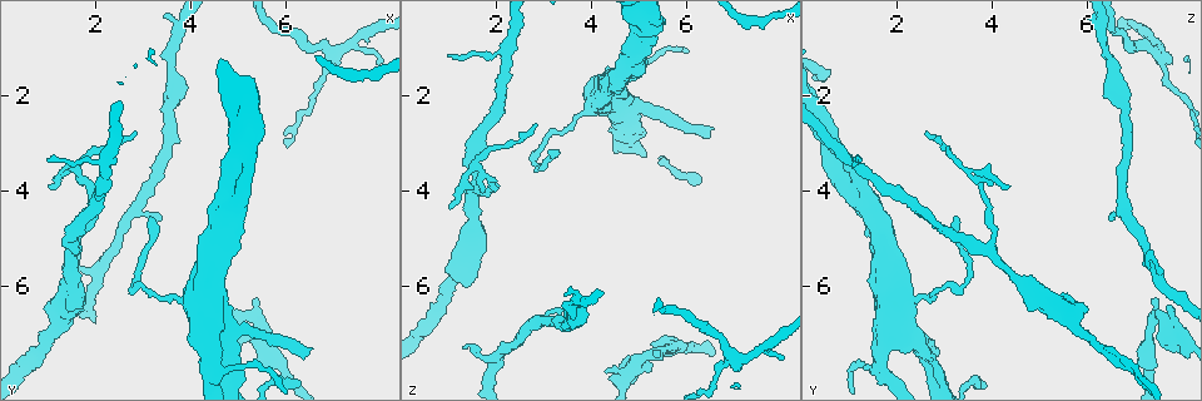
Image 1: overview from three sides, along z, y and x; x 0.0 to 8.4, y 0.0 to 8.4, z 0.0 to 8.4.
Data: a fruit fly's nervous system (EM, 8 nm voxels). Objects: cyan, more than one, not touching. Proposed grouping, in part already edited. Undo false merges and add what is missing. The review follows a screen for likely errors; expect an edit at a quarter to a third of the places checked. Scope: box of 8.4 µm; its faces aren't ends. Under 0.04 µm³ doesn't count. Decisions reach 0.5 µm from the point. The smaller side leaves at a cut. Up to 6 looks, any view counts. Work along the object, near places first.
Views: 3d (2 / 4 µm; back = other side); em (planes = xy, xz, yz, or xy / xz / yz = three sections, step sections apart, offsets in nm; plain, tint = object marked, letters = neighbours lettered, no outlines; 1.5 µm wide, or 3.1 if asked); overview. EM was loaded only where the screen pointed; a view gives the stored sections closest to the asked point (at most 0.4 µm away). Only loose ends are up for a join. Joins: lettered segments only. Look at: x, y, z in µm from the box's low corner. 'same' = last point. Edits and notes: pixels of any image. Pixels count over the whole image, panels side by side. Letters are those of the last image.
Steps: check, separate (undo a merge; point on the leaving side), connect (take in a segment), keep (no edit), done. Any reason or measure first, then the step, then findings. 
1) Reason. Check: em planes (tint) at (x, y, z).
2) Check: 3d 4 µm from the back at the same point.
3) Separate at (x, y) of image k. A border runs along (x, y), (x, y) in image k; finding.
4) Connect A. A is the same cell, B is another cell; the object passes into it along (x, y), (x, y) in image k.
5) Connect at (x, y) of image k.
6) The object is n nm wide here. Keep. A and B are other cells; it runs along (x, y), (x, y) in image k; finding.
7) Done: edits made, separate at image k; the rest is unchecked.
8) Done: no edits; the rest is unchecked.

Free end. Check: 3d 2 µm at (1.30, 5.60, 7.30).

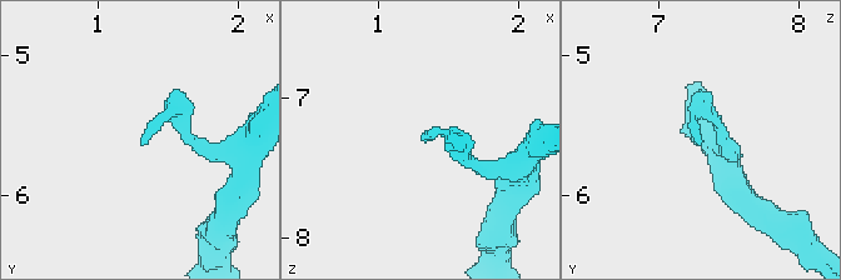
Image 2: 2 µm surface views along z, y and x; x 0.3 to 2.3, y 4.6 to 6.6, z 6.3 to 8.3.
Check: em planes (letters) at (1.32, 5.64, 7.32).

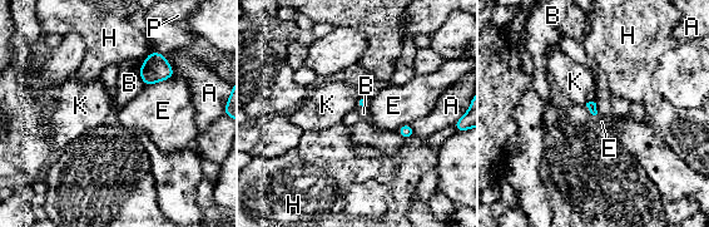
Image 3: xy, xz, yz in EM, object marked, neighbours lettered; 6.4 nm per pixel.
Keep. A, B, E, H, K and P are other cells; a border runs along (174, 74), (144, 85) in image 3; none of them fits.

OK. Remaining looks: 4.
Branch stops here. Check: 3d 4 µm at (3.35, 4.60, 6.50).

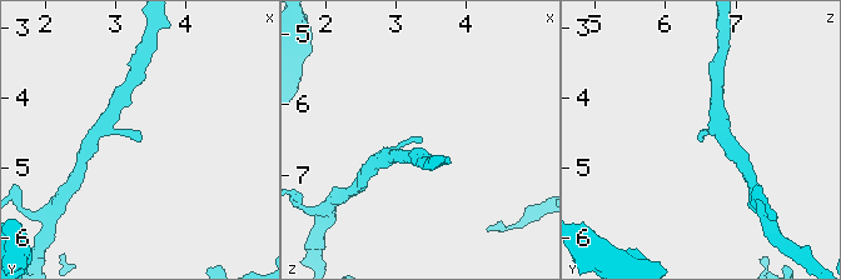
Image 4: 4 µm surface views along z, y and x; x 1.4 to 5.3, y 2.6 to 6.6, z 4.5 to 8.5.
Check: em planes (letters) at (3.40, 4.65, 6.50).

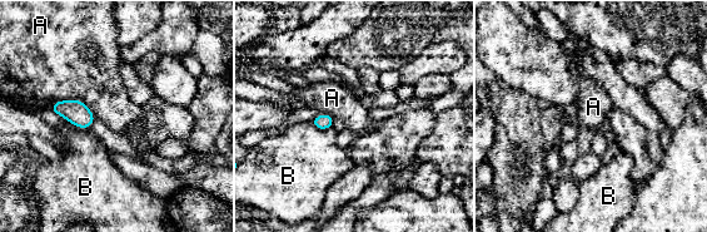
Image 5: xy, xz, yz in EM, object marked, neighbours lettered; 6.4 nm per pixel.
The longest contact is with A, 320 nm. Keep. A and B are other cells; none of them fits.

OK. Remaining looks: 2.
An open end. Check: em yz step 4 (tint) at (6.45, 7.35, 2.80).

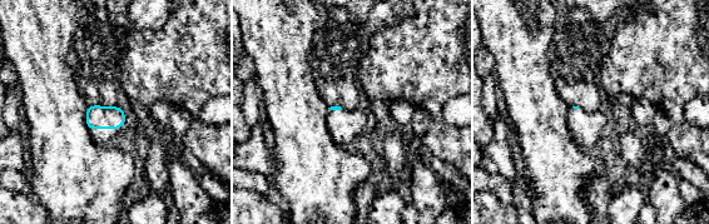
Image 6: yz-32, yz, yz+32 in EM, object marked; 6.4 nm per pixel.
What lies round it. Check: em yz step 4 (letters) at the same point.

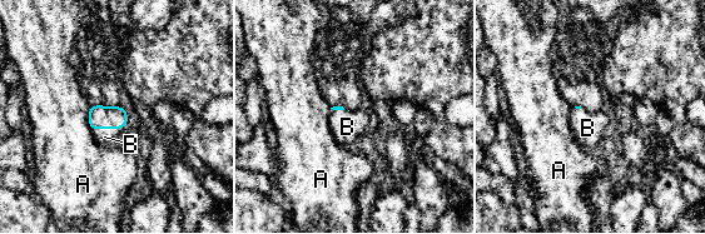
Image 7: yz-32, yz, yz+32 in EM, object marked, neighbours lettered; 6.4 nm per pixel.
Connect B. B is the same cell, A is another cell; the object passes into it along (99, 116), (107, 128), (104, 137) in image 7; it goes on there.

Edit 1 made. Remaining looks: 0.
Done: edits made, connect at image 7; the rest is unchecked.

